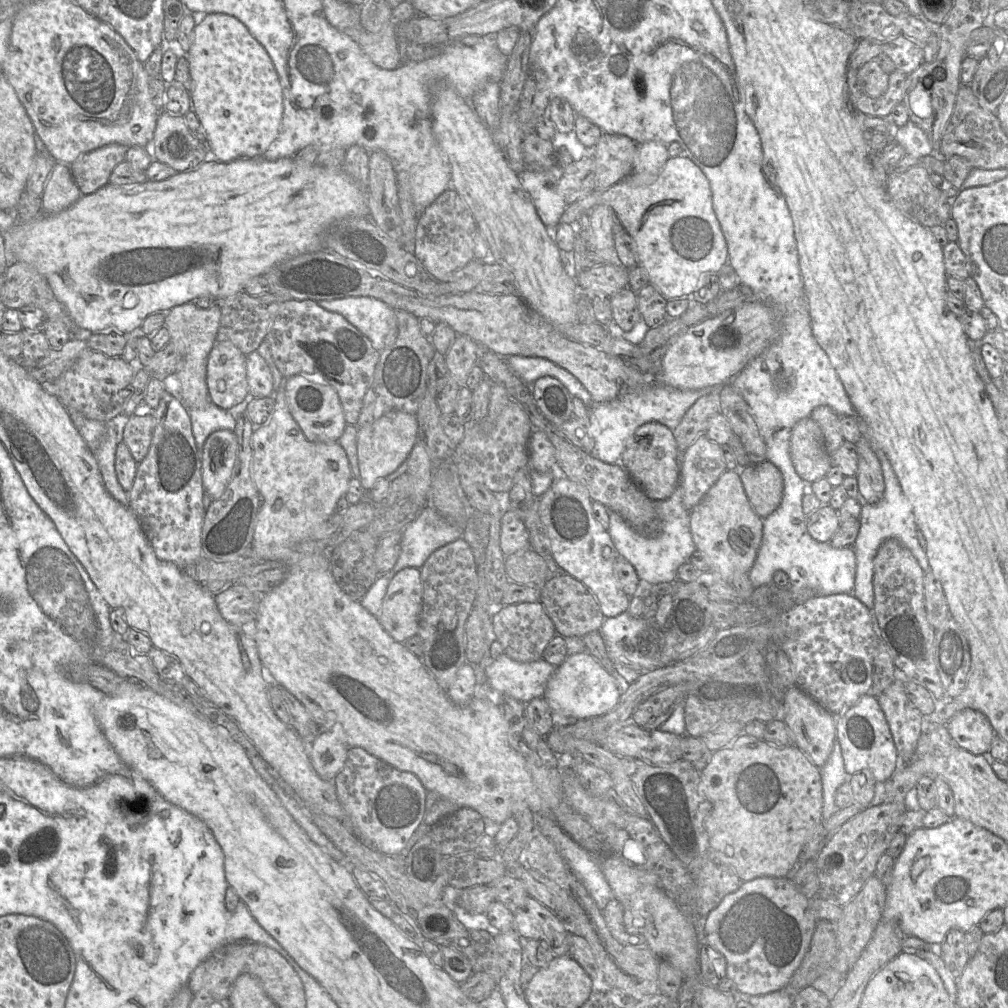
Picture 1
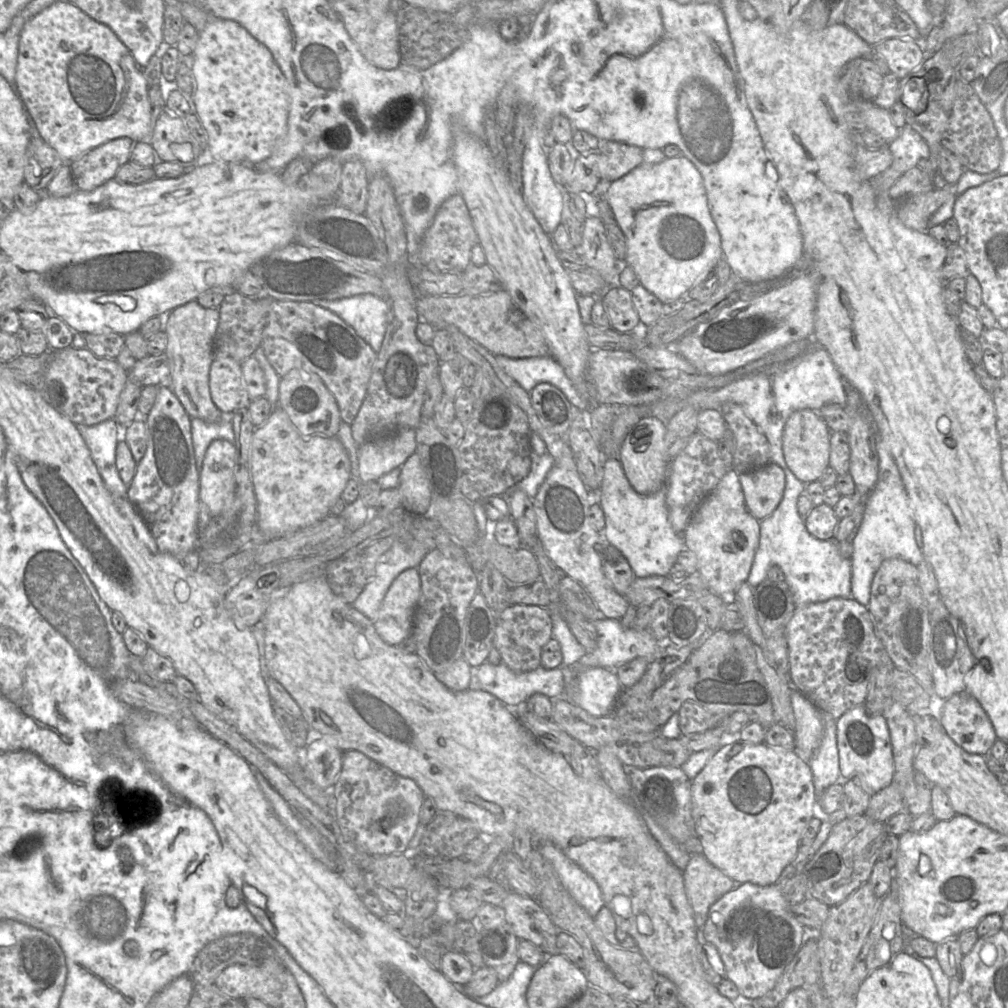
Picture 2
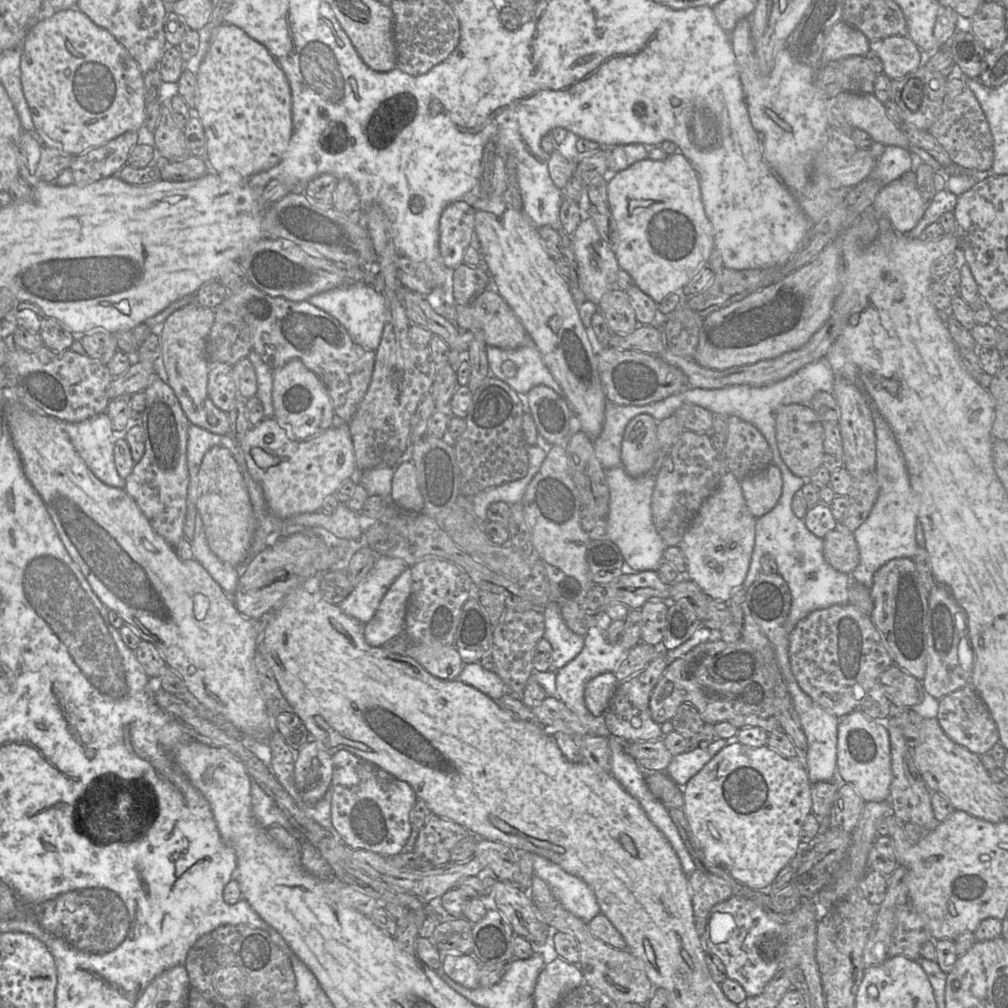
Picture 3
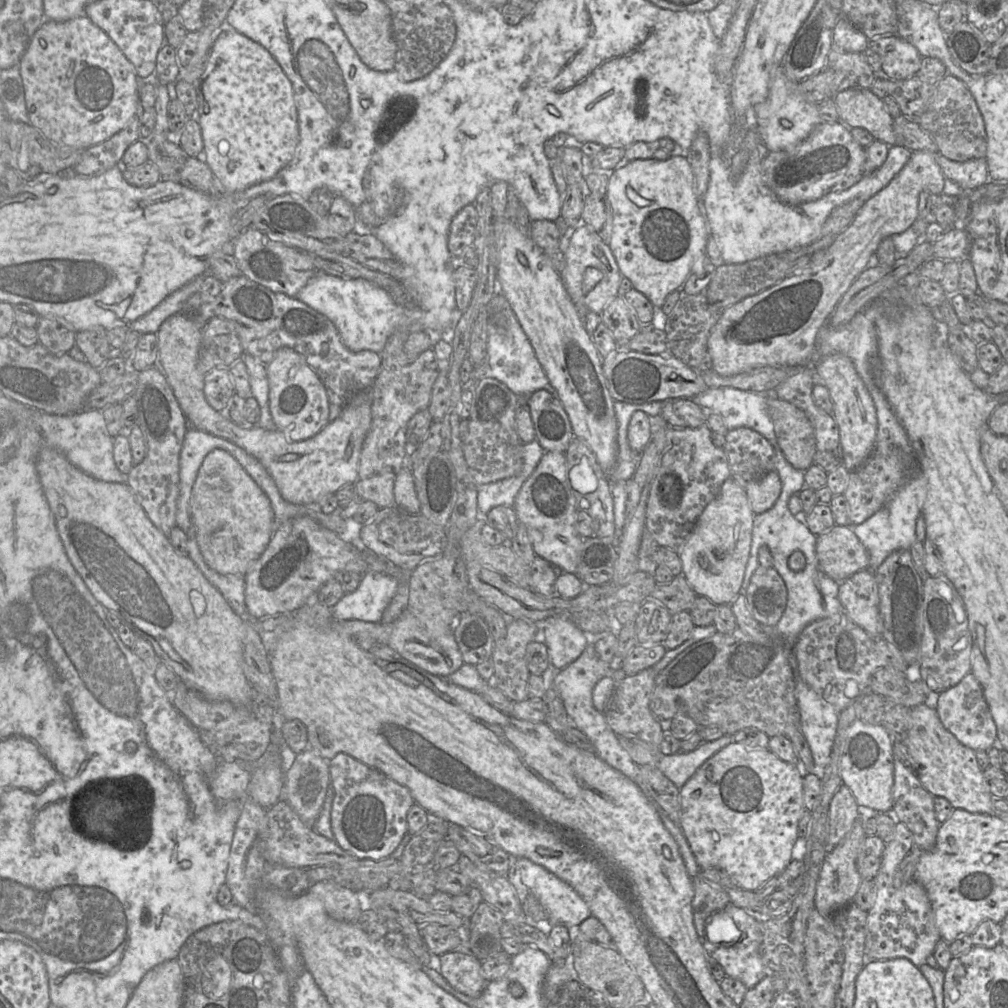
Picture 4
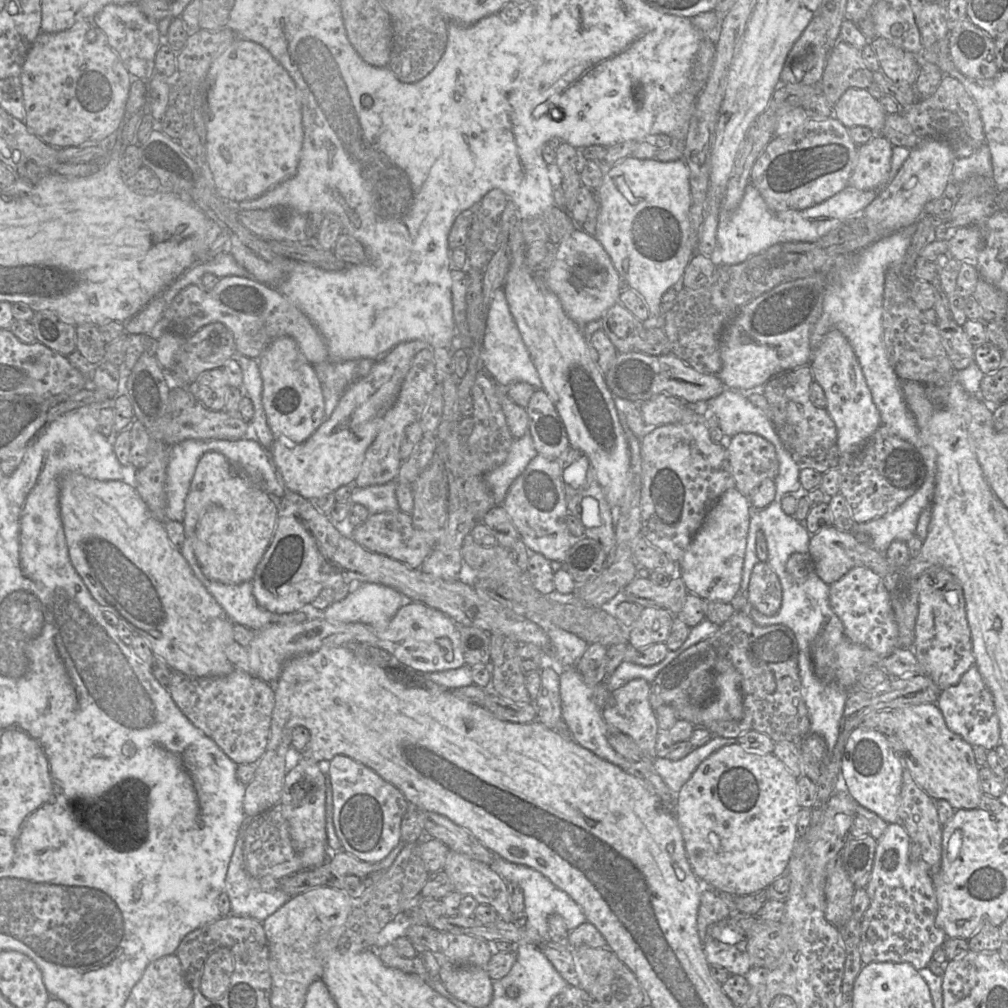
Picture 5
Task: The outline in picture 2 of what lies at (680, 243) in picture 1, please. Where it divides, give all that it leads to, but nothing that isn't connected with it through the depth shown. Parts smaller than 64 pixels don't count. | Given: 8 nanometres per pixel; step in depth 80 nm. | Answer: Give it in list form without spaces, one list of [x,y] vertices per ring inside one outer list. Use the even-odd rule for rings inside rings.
[[[684,155],[665,157],[662,162],[653,165],[642,163],[596,193],[608,202],[625,235],[624,264],[634,270],[640,284],[662,303],[686,296],[704,273],[715,270],[717,262],[723,257],[720,234],[709,210],[702,176]]]

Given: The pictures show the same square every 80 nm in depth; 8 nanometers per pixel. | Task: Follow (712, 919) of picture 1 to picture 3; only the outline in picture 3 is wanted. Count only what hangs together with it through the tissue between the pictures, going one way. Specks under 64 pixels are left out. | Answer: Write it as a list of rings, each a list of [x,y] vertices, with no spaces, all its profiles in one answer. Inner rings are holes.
[[[732,895],[726,901],[715,905],[711,914],[716,912],[730,914],[734,919],[735,928],[725,942],[716,944],[711,941],[708,926],[705,927],[703,936],[708,949],[721,960],[727,978],[738,982],[747,997],[759,995],[778,971],[785,954],[783,923],[772,918],[756,902],[737,895]]]

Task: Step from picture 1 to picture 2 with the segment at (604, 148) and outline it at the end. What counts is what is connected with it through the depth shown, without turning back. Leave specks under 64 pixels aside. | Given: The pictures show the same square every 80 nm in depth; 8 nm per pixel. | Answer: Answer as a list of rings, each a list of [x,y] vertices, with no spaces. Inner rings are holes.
[[[602,141],[599,149],[599,170],[607,185],[643,163],[643,149],[617,141]]]

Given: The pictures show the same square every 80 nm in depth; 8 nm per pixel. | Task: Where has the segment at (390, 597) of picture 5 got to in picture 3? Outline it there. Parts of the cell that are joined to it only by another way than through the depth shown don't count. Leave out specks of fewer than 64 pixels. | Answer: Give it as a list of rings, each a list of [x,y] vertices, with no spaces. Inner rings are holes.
[[[379,556],[367,576],[338,604],[340,610],[360,623],[367,624],[391,585],[408,567],[401,558]]]

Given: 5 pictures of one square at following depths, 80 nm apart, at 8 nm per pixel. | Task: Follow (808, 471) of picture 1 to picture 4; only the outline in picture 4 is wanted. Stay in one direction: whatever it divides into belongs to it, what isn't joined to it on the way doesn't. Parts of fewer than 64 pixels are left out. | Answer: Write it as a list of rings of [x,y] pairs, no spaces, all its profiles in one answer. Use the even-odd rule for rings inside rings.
[[[774,395],[767,398],[767,411],[786,460],[798,470],[807,470],[813,464],[816,439],[805,413]]]

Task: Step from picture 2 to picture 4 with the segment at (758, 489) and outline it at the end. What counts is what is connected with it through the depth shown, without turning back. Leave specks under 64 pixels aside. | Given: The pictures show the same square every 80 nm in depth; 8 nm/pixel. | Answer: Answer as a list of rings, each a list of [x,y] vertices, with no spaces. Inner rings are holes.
[[[772,470],[759,480],[749,482],[744,489],[753,513],[760,514],[775,504],[782,485],[777,471]]]

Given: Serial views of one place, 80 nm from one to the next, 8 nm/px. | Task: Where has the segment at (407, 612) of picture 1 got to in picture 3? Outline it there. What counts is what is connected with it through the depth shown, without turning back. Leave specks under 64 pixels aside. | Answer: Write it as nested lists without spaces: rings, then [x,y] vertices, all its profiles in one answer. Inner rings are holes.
[[[408,567],[391,585],[372,620],[363,624],[364,638],[370,646],[381,647],[394,637],[404,634],[411,587],[412,574]]]

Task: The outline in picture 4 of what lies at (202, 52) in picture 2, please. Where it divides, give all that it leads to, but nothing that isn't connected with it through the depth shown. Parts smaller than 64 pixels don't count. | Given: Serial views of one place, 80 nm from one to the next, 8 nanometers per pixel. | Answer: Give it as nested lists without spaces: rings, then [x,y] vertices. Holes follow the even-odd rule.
[[[224,28],[212,47],[196,89],[196,118],[204,144],[202,158],[226,193],[239,193],[269,180],[291,162],[299,142],[293,87],[280,65],[262,45],[233,29]]]

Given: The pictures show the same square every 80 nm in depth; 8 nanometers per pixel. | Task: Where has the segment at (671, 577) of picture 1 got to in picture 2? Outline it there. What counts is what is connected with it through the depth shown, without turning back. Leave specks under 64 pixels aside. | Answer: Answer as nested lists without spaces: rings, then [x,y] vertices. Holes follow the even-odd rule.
[[[605,457],[604,458],[604,477],[603,481],[600,487],[600,490],[598,493],[592,493],[593,494],[593,499],[595,499],[601,506],[604,512],[605,516],[605,533],[607,536],[608,541],[618,548],[625,558],[627,559],[635,577],[648,577],[648,576],[653,576],[653,575],[660,575],[660,576],[668,576],[669,570],[671,567],[676,563],[677,561],[677,556],[678,554],[685,549],[685,543],[684,543],[684,538],[683,536],[677,534],[673,529],[669,521],[669,513],[668,513],[668,508],[666,505],[666,495],[668,491],[668,485],[669,485],[669,477],[667,477],[667,466],[666,466],[666,478],[662,482],[661,487],[654,493],[648,494],[648,495],[642,495],[639,494],[633,486],[630,484],[628,478],[626,477],[622,464],[619,461],[618,457]]]

